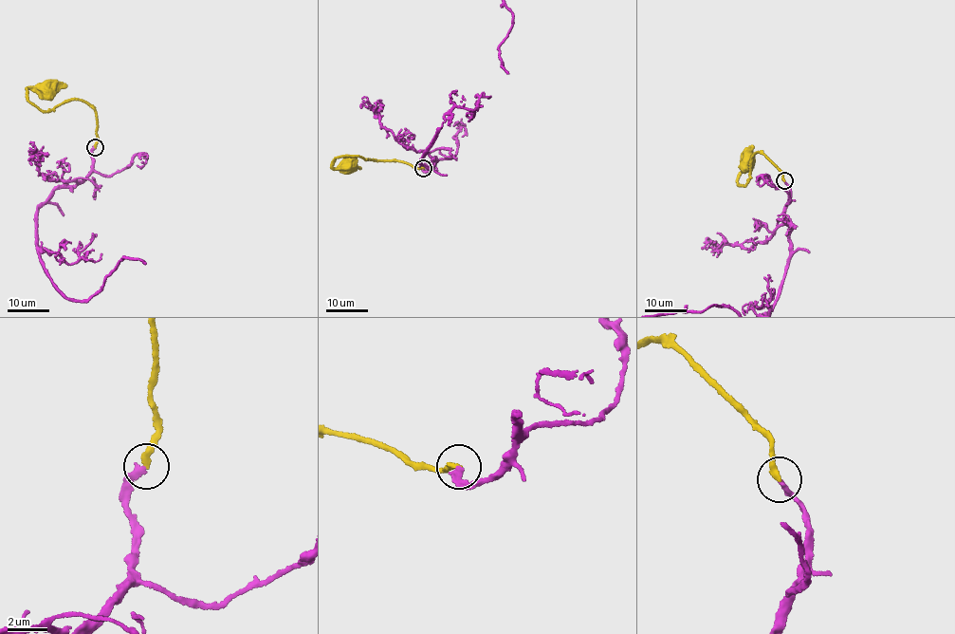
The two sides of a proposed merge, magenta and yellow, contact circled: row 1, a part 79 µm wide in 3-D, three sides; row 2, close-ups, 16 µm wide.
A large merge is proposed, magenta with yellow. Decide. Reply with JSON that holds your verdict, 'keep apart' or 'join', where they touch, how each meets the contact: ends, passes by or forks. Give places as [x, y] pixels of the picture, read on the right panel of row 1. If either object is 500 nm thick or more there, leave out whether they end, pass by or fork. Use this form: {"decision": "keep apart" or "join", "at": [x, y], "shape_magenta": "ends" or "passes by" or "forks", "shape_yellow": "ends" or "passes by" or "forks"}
{"decision": "join", "at": [784, 180], "shape_magenta": "ends", "shape_yellow": "ends"}

